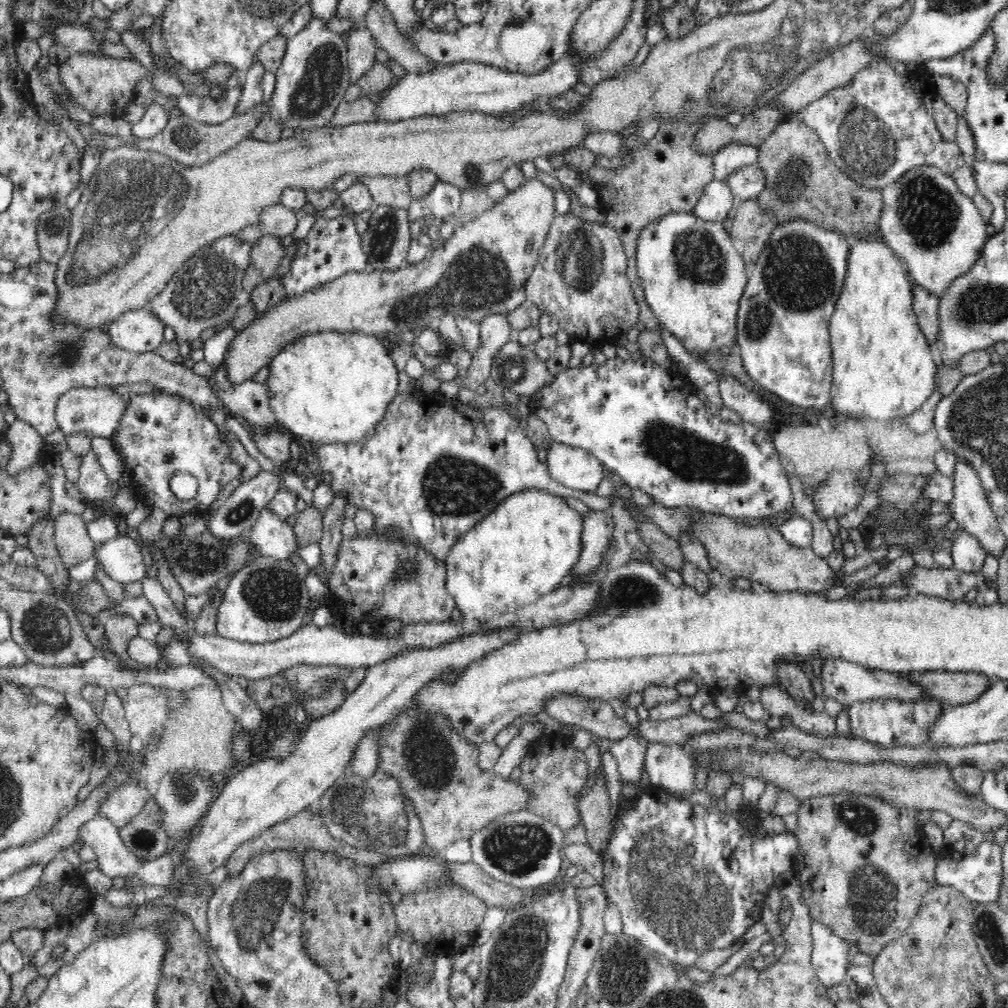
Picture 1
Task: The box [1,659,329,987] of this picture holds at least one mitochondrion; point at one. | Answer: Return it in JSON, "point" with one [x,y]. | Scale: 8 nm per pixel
{"point":[253,914]}

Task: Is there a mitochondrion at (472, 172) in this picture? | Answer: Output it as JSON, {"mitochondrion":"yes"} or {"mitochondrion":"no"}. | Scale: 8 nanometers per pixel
{"mitochondrion":"yes"}

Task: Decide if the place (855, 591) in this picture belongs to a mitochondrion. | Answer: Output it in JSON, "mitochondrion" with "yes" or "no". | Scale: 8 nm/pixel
{"mitochondrion":"no"}

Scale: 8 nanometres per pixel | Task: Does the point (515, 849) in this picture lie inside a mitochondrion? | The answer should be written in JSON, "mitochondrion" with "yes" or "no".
{"mitochondrion":"yes"}

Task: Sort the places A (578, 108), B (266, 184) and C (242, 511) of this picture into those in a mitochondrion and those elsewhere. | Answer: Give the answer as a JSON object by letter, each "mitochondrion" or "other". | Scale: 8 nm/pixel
{"A":"other","B":"other","C":"mitochondrion"}

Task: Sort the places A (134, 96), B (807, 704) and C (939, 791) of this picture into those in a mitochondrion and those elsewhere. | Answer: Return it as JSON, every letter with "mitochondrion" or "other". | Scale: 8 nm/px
{"A":"other","B":"other","C":"other"}

